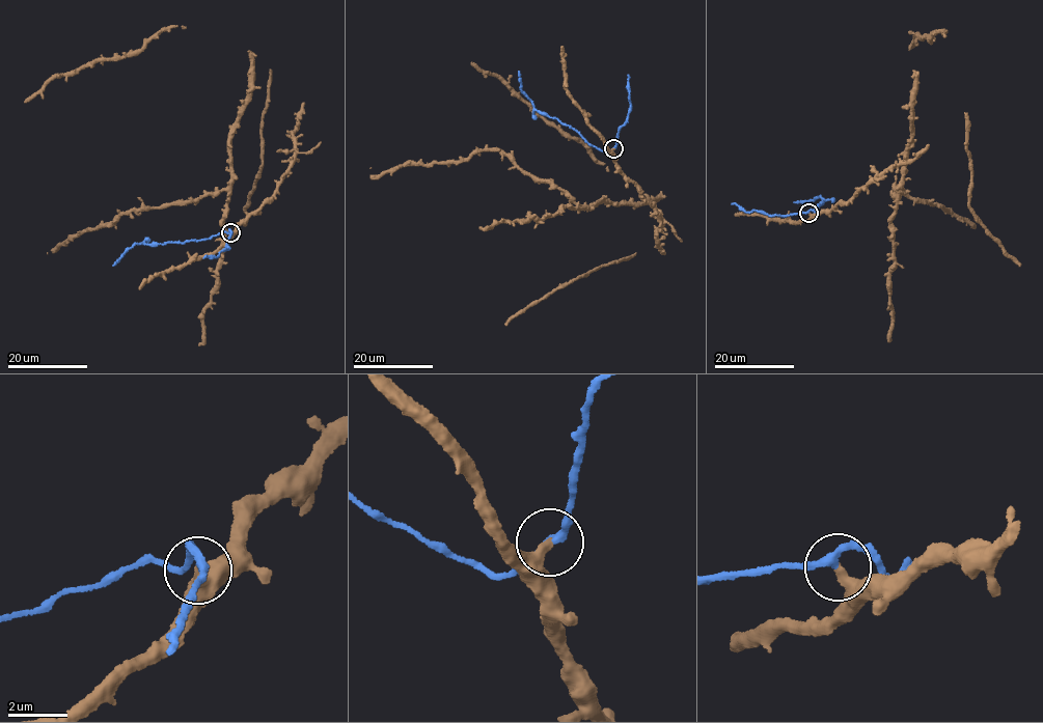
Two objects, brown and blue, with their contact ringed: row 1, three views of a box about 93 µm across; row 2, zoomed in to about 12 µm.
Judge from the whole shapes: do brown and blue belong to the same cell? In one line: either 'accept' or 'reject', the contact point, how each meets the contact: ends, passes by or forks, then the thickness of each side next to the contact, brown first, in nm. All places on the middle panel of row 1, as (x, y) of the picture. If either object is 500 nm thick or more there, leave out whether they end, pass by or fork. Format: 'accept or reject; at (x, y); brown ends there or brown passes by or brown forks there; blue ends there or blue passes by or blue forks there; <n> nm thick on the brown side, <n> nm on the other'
reject; at (613, 148); brown ends there; blue passes by; 400 nm thick on the brown side, 240 nm on the other

